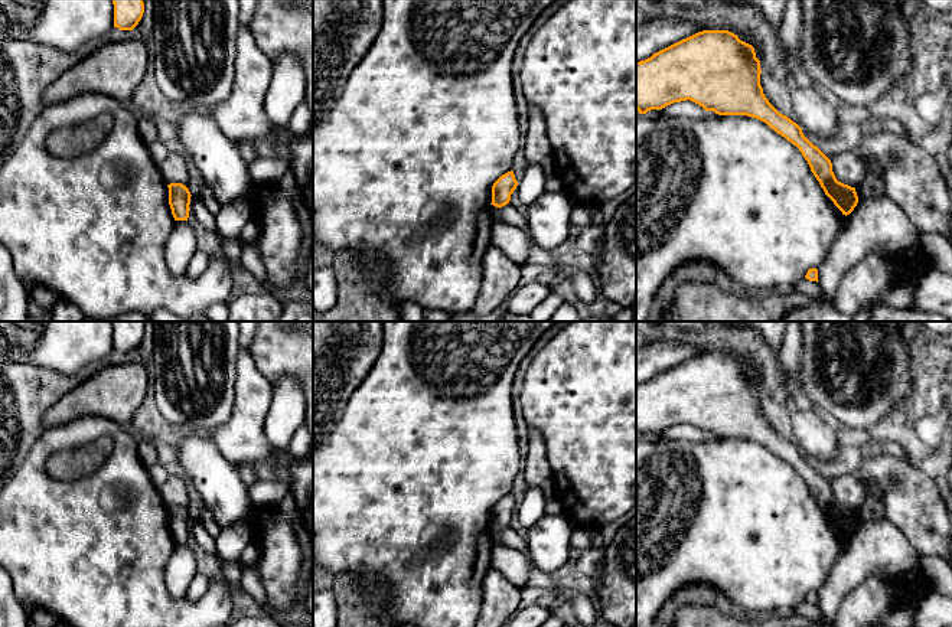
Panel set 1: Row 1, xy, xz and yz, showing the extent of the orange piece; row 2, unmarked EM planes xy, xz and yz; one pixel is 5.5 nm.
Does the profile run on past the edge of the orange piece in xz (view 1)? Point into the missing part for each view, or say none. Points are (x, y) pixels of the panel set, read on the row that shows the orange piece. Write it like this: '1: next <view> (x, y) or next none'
1: next none

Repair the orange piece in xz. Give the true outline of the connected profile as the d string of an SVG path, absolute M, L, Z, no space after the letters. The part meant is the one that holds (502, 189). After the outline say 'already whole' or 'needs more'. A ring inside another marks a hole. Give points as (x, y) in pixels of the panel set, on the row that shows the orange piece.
M514 172L502 174L492 186L492 203L496 208L502 208L509 203L511 195L516 189L518 182Z; already whole

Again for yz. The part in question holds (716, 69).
M702 30L636 62L636 110L646 114L689 99L718 115L757 118L799 148L825 195L842 215L850 215L858 203L855 187L838 182L831 160L803 135L796 123L769 102L760 85L760 74L760 61L752 45L728 30Z; already whole

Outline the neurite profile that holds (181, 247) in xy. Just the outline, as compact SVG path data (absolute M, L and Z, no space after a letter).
M176 221L164 246L169 272L175 277L186 275L189 261L196 251L198 245L193 228L188 221Z

